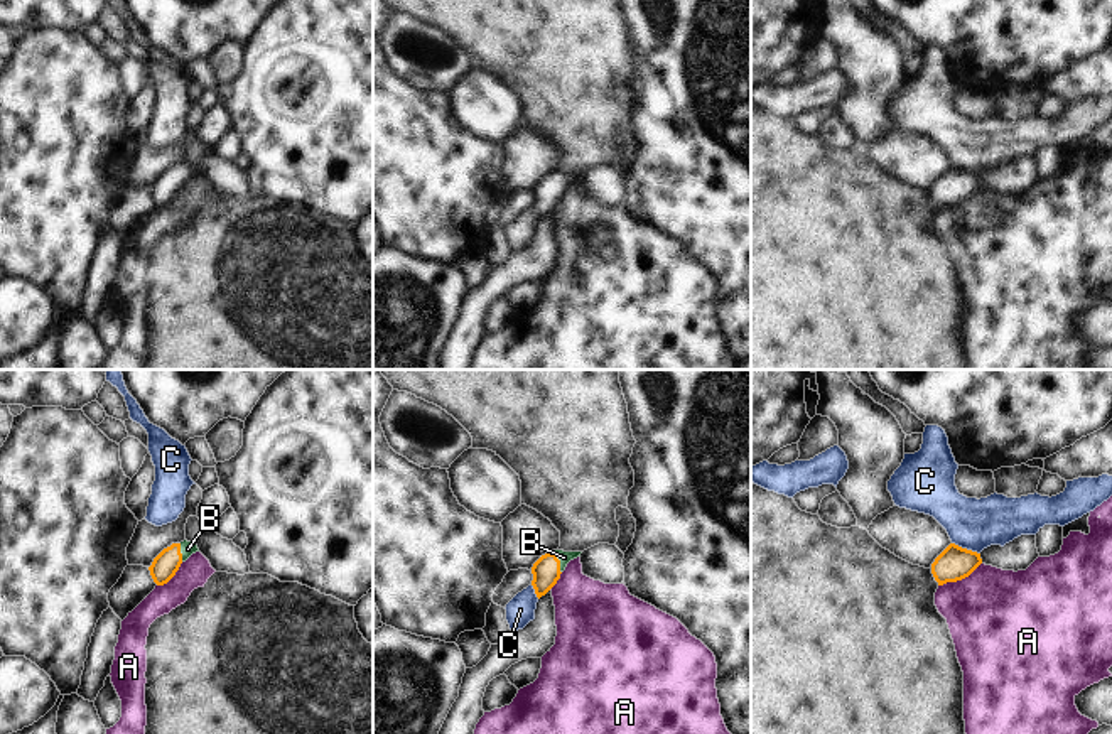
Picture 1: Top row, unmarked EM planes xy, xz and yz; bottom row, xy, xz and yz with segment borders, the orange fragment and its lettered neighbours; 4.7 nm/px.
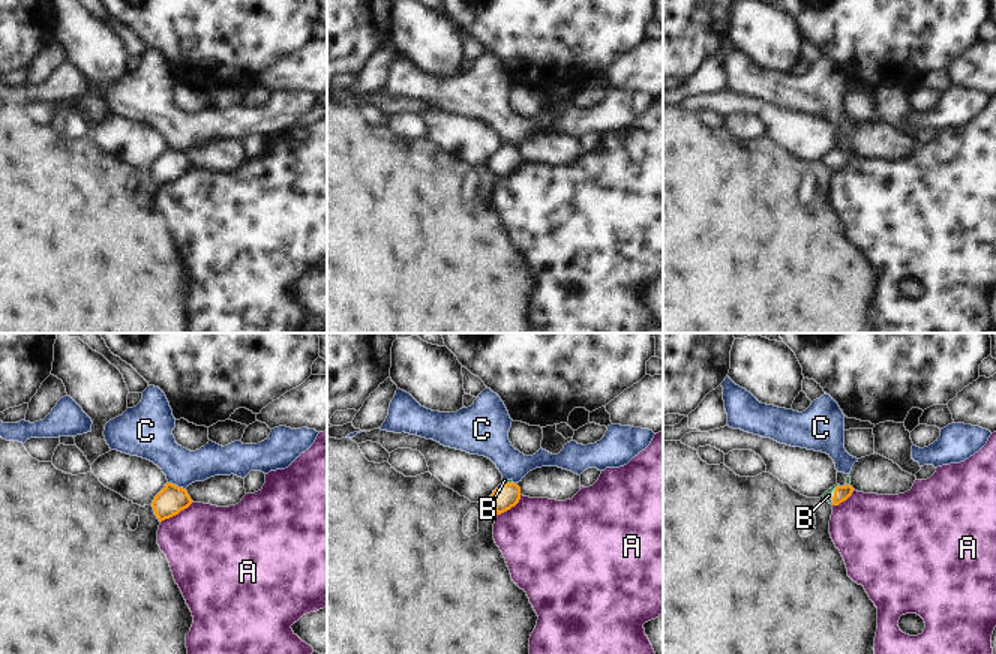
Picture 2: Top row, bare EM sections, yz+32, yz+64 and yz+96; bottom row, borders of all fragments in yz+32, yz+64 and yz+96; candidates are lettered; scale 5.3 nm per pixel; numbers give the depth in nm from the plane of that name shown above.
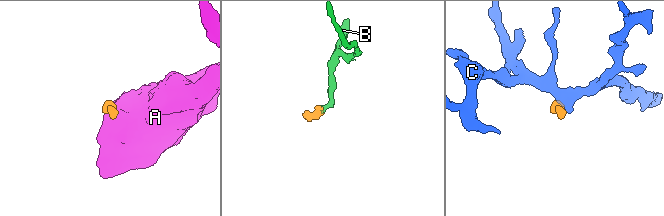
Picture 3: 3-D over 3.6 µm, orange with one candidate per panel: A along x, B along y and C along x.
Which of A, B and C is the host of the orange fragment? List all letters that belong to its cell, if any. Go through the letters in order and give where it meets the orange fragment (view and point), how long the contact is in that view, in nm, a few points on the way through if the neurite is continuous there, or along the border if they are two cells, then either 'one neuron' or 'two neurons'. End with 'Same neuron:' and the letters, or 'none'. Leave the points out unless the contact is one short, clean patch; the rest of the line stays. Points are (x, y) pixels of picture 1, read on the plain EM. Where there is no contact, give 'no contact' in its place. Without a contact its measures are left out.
A: contact yz (959, 201); length 240 nm; border yz (981, 184), (967, 198), (939, 208); two neurons
B: contact xz (559, 184); length 110 nm; way xz (545, 193), (559, 184), (564, 179); one neuron
C: contact yz (966, 171); length 150 nm; border yz (952, 164), (979, 176); two neurons
Same neuron: B

